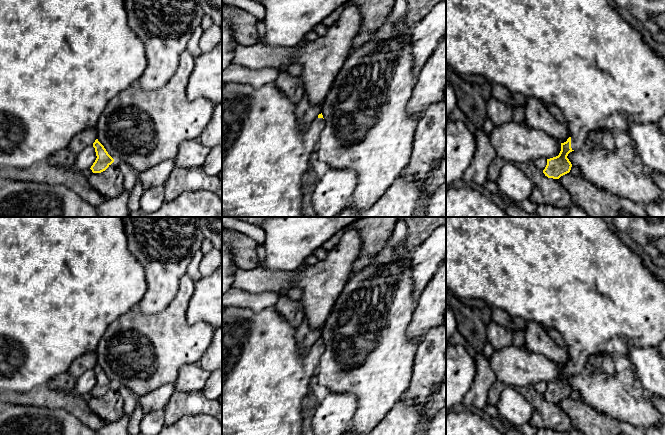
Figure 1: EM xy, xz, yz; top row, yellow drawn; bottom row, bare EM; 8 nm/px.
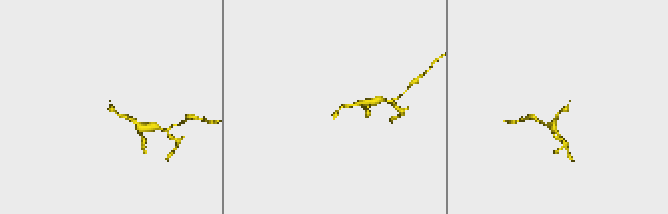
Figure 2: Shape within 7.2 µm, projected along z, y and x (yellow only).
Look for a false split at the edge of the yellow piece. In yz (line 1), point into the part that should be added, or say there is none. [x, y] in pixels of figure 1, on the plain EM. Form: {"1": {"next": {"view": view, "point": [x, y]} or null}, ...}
{"1": {"next": {"view": "yz", "point": [572, 274]}}}

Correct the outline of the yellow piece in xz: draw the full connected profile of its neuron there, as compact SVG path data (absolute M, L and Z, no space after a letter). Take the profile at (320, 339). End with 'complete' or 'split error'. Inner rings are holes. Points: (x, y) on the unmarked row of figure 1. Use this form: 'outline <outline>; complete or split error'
outline M228 306L222 311L222 435L301 435L303 402L314 396L312 379L324 352L322 337L303 354L295 341L295 329L274 307L254 313Z; split error

